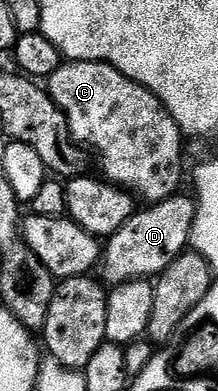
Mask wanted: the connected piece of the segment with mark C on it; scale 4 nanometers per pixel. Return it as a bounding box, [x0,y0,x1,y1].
[46,60,184,204]

